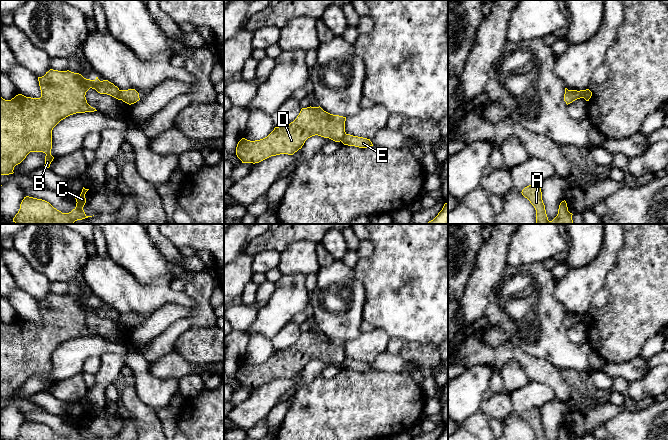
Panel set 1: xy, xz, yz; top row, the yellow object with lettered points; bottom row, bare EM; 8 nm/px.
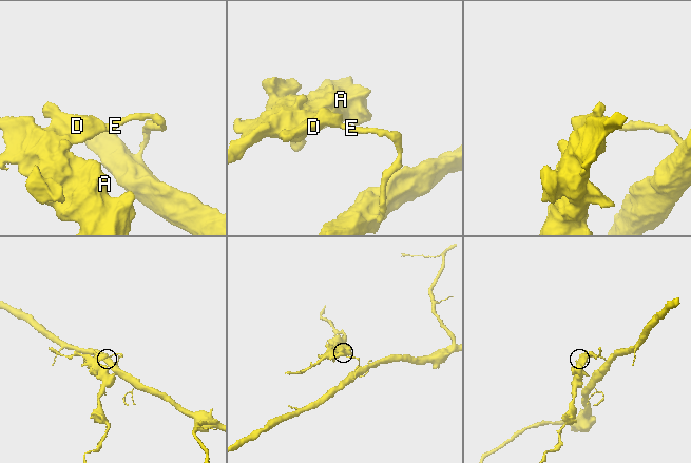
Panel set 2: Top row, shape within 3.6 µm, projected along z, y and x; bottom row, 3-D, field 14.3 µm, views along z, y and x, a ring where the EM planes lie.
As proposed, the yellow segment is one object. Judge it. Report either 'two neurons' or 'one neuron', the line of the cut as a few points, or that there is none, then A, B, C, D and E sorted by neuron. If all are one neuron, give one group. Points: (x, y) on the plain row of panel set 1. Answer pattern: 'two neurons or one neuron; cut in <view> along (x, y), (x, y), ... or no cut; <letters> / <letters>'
two neurons; cut in xy along (120, 314), (117, 322); A B C D / E

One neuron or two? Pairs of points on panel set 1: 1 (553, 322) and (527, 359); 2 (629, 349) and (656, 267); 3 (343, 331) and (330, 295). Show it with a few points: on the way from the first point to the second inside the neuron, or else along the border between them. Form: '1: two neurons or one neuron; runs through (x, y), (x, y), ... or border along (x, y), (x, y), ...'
1: two neurons; border along (511, 341), (524, 351), (541, 357), (552, 364)
2: one neuron; runs through (629, 329), (629, 318), (638, 309), (650, 287)
3: one neuron; runs through (342, 322), (330, 310), (330, 304)

